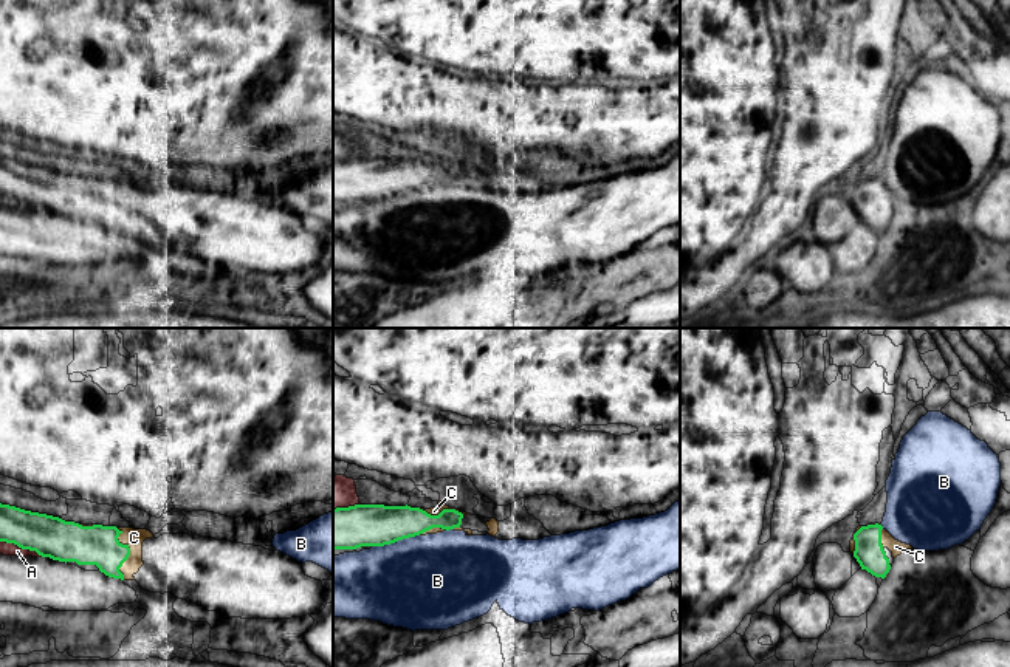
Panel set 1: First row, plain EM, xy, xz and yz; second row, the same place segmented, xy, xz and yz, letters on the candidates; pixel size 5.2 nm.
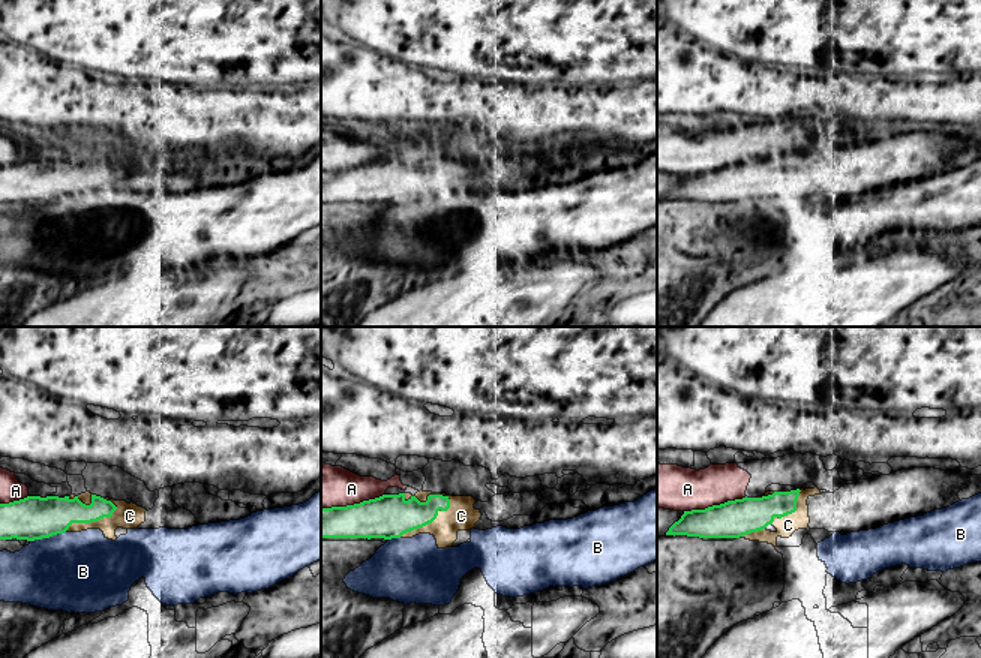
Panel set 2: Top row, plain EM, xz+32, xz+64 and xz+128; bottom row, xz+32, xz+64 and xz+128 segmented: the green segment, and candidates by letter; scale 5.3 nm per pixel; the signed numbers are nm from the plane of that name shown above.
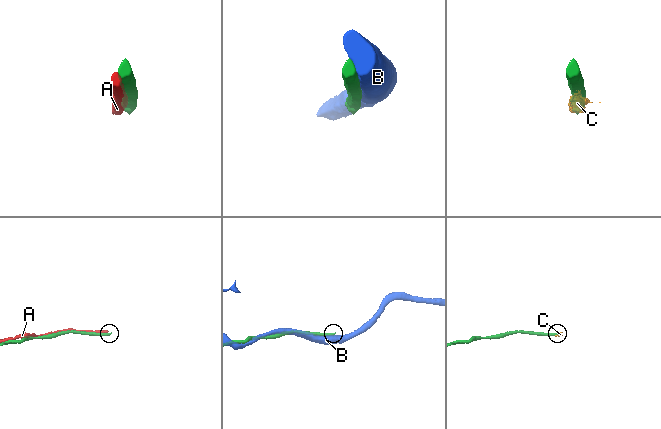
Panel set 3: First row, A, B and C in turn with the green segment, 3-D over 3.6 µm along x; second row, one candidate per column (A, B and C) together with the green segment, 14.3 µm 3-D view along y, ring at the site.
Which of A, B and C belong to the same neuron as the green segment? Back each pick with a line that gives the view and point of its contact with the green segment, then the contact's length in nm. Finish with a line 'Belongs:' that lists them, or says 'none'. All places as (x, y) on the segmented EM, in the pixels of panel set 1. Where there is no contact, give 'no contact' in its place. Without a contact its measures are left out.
C: xy (129, 553) | 280 nm
Belongs: C

